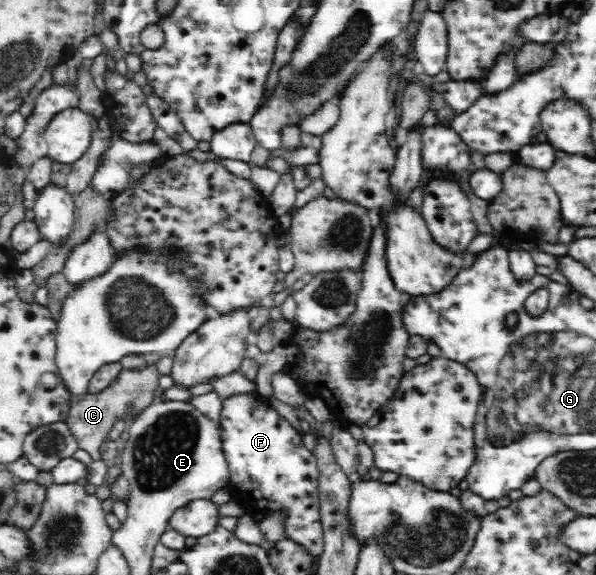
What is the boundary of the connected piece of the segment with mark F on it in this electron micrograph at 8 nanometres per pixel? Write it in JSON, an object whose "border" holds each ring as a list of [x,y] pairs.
{"border":[[[259,394],[230,396],[223,403],[220,428],[223,451],[230,470],[229,489],[232,499],[244,505],[246,516],[261,514],[262,518],[269,516],[275,510],[284,510],[286,514],[283,538],[297,541],[306,552],[319,558],[324,548],[323,529],[318,502],[318,479],[320,472],[318,461],[311,450],[303,444],[303,433],[300,433],[279,412],[272,411],[264,398]]]}

